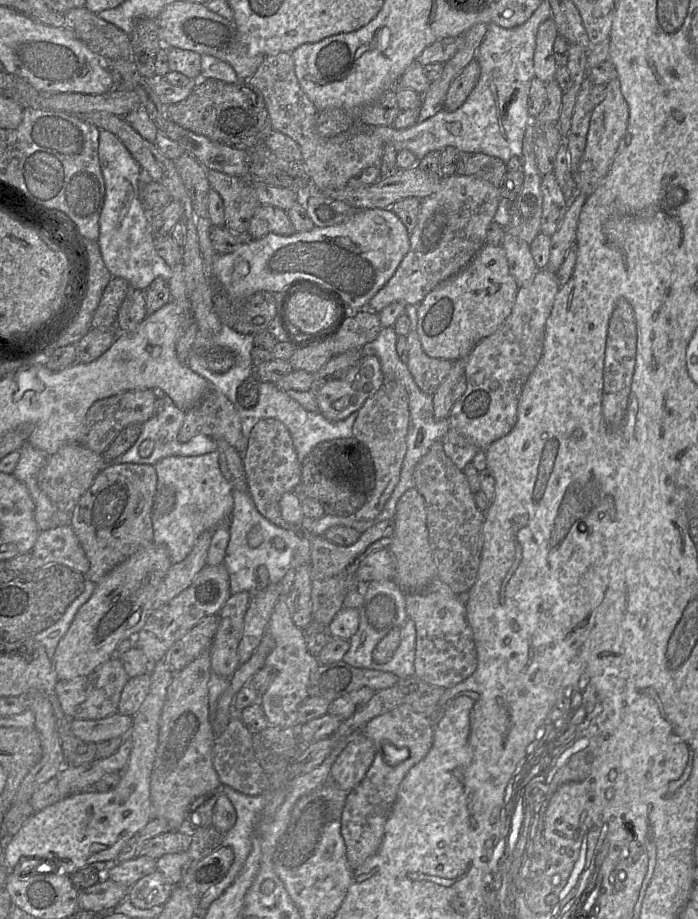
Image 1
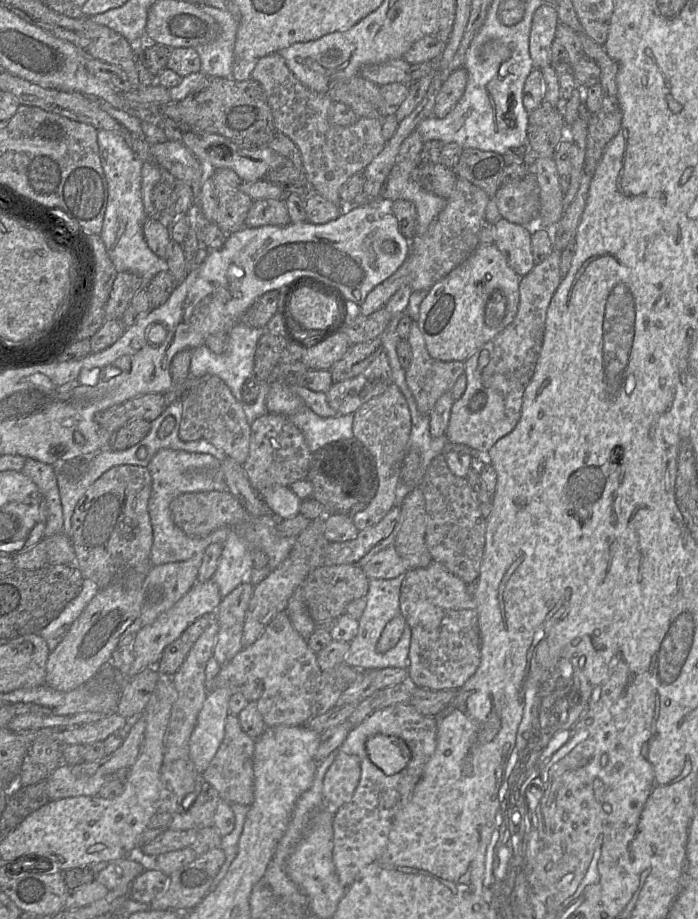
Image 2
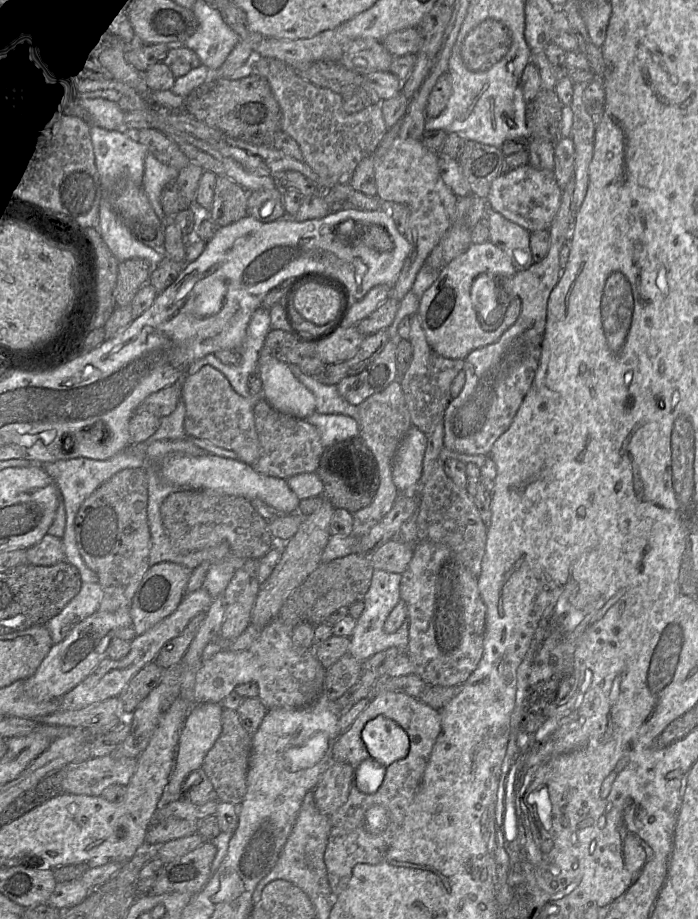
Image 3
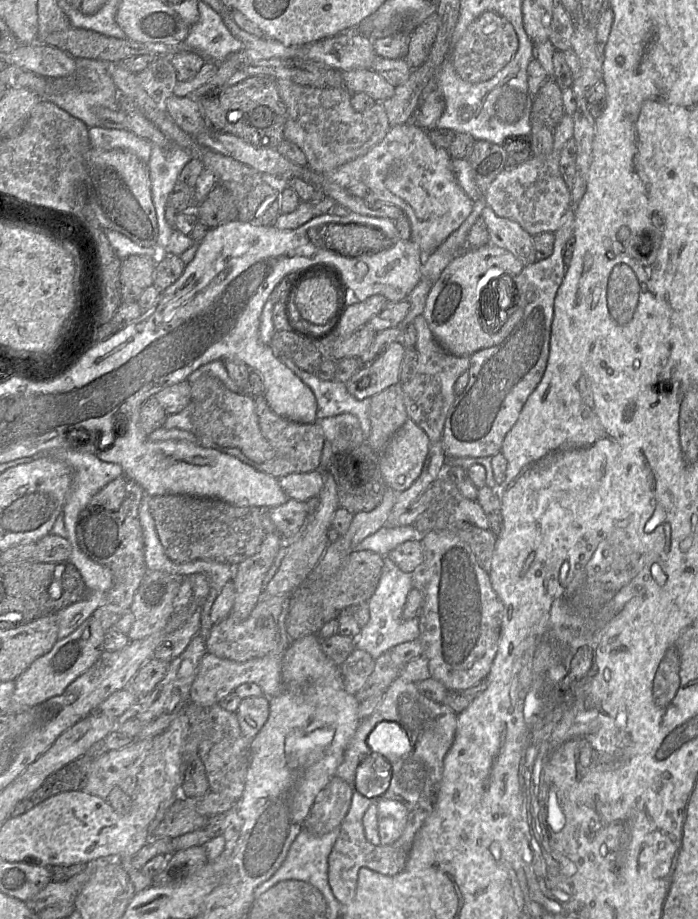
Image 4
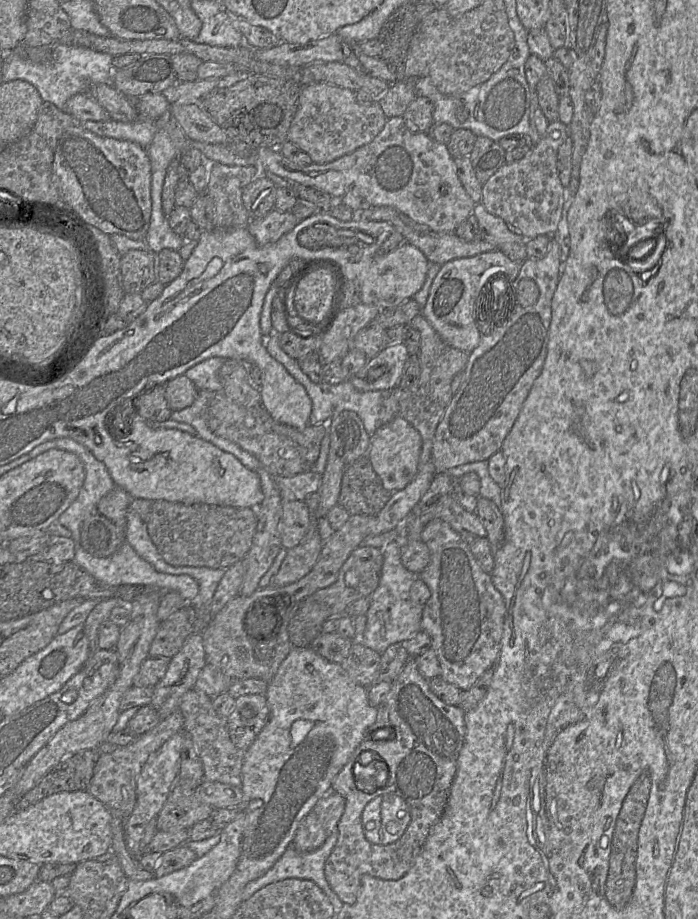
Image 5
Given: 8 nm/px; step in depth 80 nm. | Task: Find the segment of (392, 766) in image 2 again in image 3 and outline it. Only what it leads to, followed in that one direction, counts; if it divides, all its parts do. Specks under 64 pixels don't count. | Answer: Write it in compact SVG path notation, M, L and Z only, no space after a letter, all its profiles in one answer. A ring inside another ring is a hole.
M384 716L366 724L362 740L372 759L385 767L406 758L410 752L409 735L396 722Z

